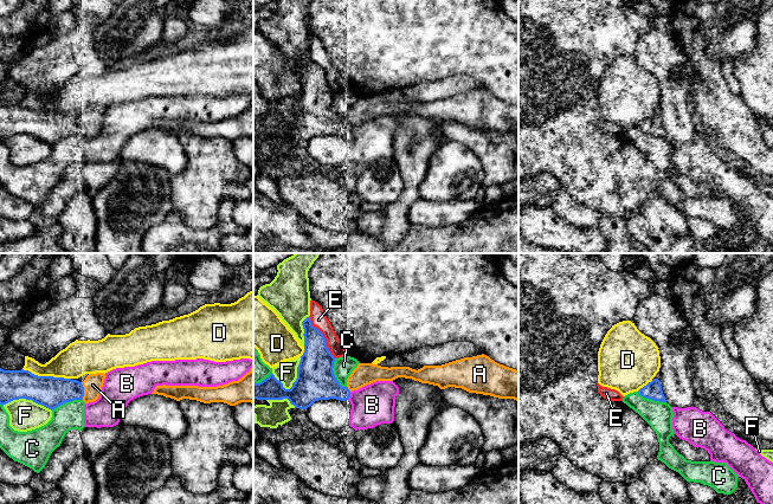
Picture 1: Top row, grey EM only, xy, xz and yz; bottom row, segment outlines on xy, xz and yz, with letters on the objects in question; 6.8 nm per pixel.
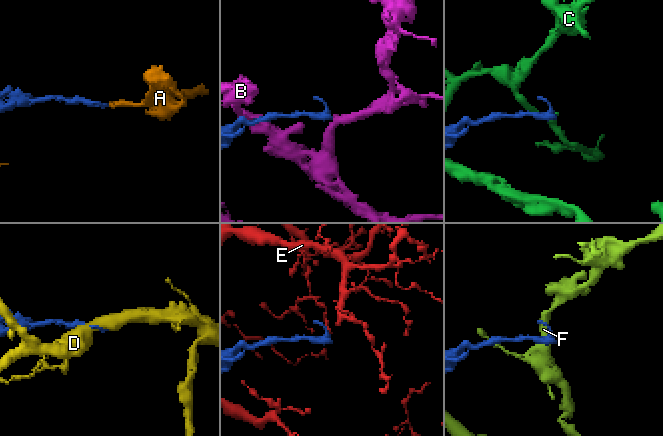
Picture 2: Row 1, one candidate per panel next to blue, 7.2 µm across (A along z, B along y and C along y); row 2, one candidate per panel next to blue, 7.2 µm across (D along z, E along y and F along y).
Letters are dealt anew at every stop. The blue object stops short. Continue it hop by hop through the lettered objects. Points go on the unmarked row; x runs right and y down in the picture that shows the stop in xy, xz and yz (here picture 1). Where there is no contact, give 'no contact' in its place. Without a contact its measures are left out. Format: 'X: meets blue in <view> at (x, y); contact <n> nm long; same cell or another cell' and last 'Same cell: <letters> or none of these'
A: meets blue in xy at (83, 126); contact 120 nm long; same cell
B: meets blue in xz at (349, 130); contact 60 nm long; another cell
C: meets blue in xz at (333, 109); contact 220 nm long; another cell
D: meets blue in xy at (46, 111); contact 340 nm long; another cell
E: meets blue in xz at (323, 71); contact 340 nm long; another cell
F: meets blue in xz at (297, 109); contact 260 nm long; another cell
Same cell: A

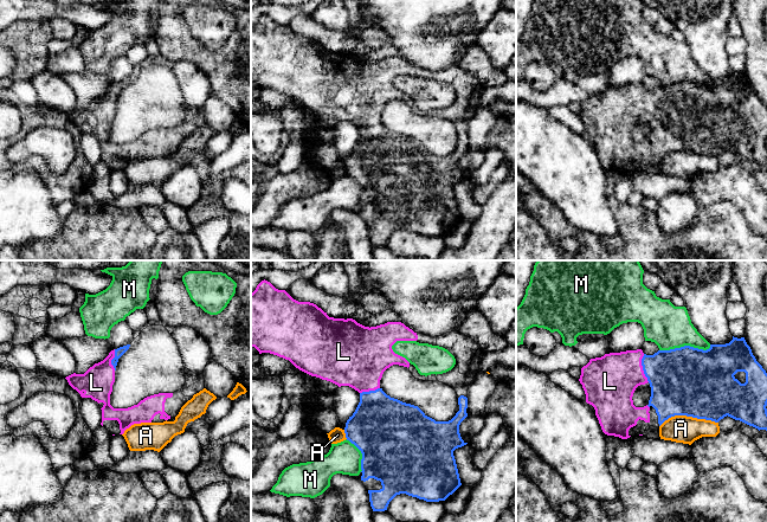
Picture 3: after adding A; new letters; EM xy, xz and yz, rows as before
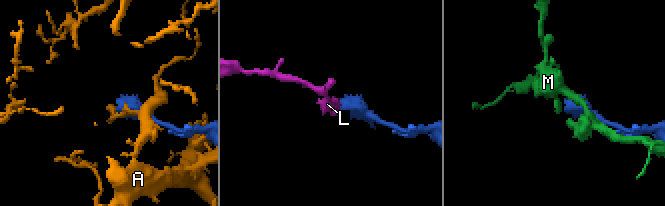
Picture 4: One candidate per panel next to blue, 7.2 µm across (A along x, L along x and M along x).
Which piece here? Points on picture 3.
A: meets blue in yz at (688, 150); contact 400 nm long; another cell
L: meets blue in yz at (643, 103); contact 200 nm long; same cell
M: meets blue in yz at (685, 81); contact 360 nm long; another cell
Same cell: L

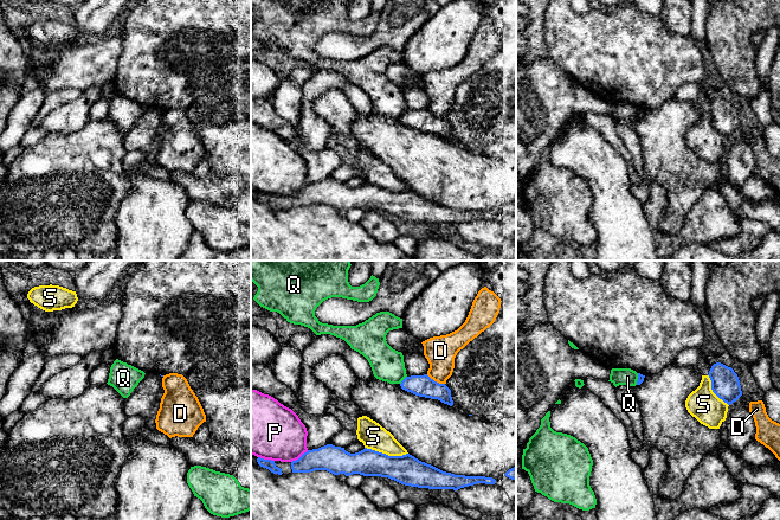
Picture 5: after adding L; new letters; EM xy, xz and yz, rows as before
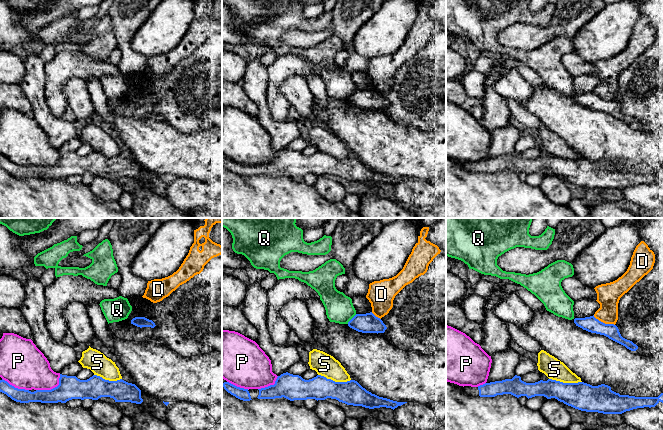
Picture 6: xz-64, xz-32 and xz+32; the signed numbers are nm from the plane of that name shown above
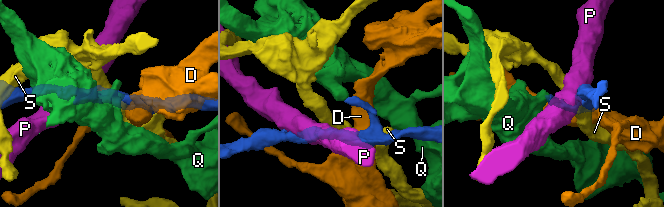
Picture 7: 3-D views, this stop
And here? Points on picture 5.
D: meets blue in xz at (436, 116); contact 140 nm long; another cell
P: meets blue in xz at (301, 191); contact 150 nm long; another cell
Q: meets blue in xz at (403, 115); contact 80 nm long; another cell
S: meets blue in xz at (385, 188); contact 300 nm long; another cell
Same cell: none of these

